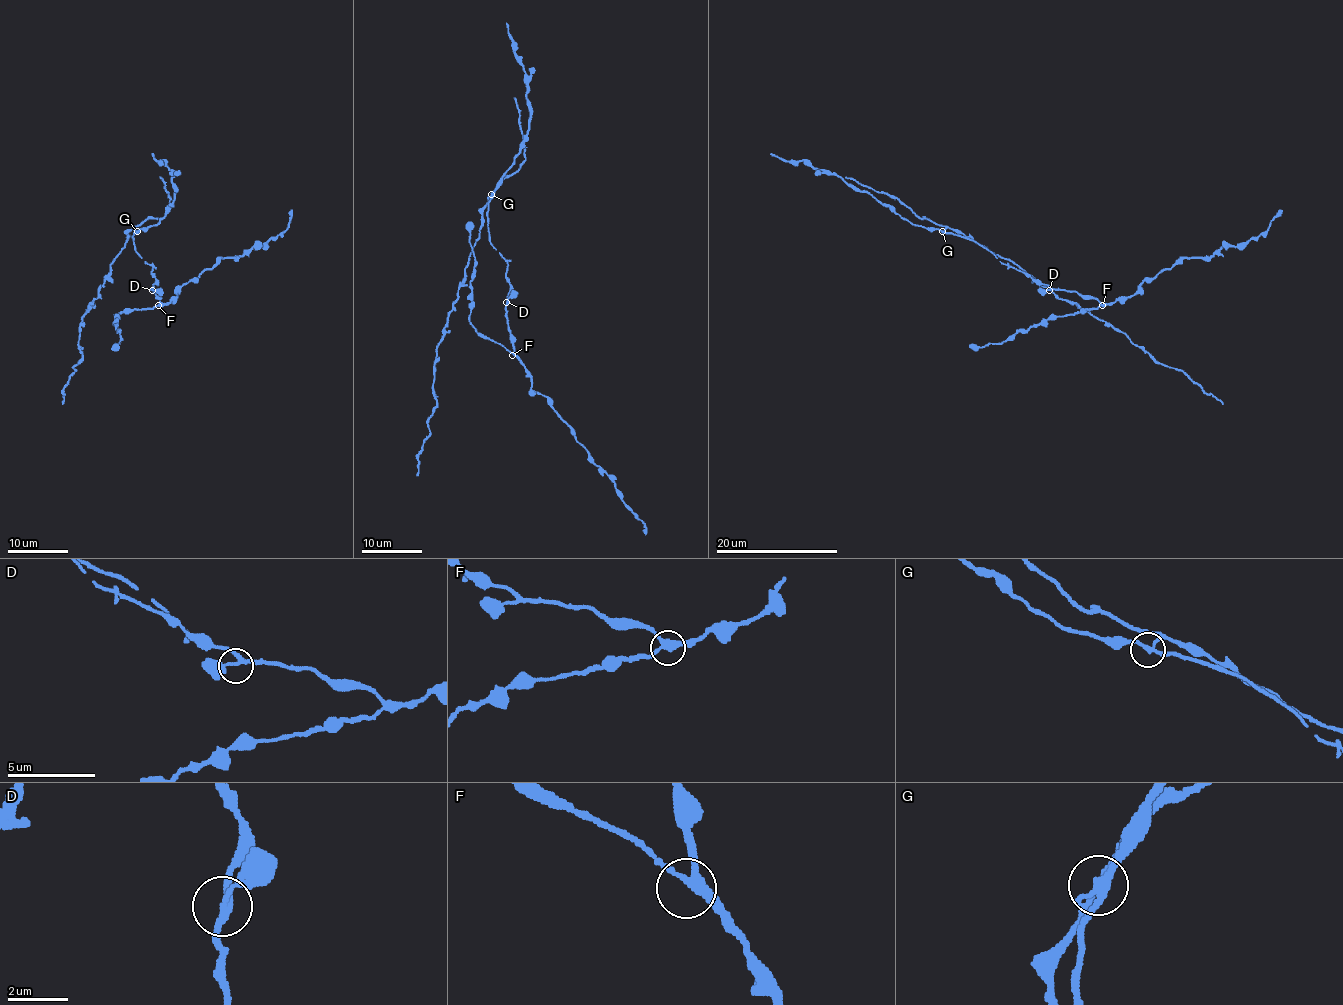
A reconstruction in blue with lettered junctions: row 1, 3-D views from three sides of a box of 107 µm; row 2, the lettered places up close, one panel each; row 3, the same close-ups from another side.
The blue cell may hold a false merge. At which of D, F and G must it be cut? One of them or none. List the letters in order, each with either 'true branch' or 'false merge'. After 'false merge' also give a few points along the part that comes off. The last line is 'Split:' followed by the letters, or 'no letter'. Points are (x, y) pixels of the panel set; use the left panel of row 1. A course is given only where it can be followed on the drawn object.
D: true branch
F: true branch
G: false merge; foreign part runs (137, 231), (134, 228), (128, 233), (111, 272), (82, 316), (82, 357), (64, 389), (62, 404)
Split: G

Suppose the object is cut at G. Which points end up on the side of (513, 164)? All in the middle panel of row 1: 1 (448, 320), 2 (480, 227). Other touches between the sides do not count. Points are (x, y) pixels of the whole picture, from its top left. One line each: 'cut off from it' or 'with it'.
1: cut off from it
2: cut off from it

